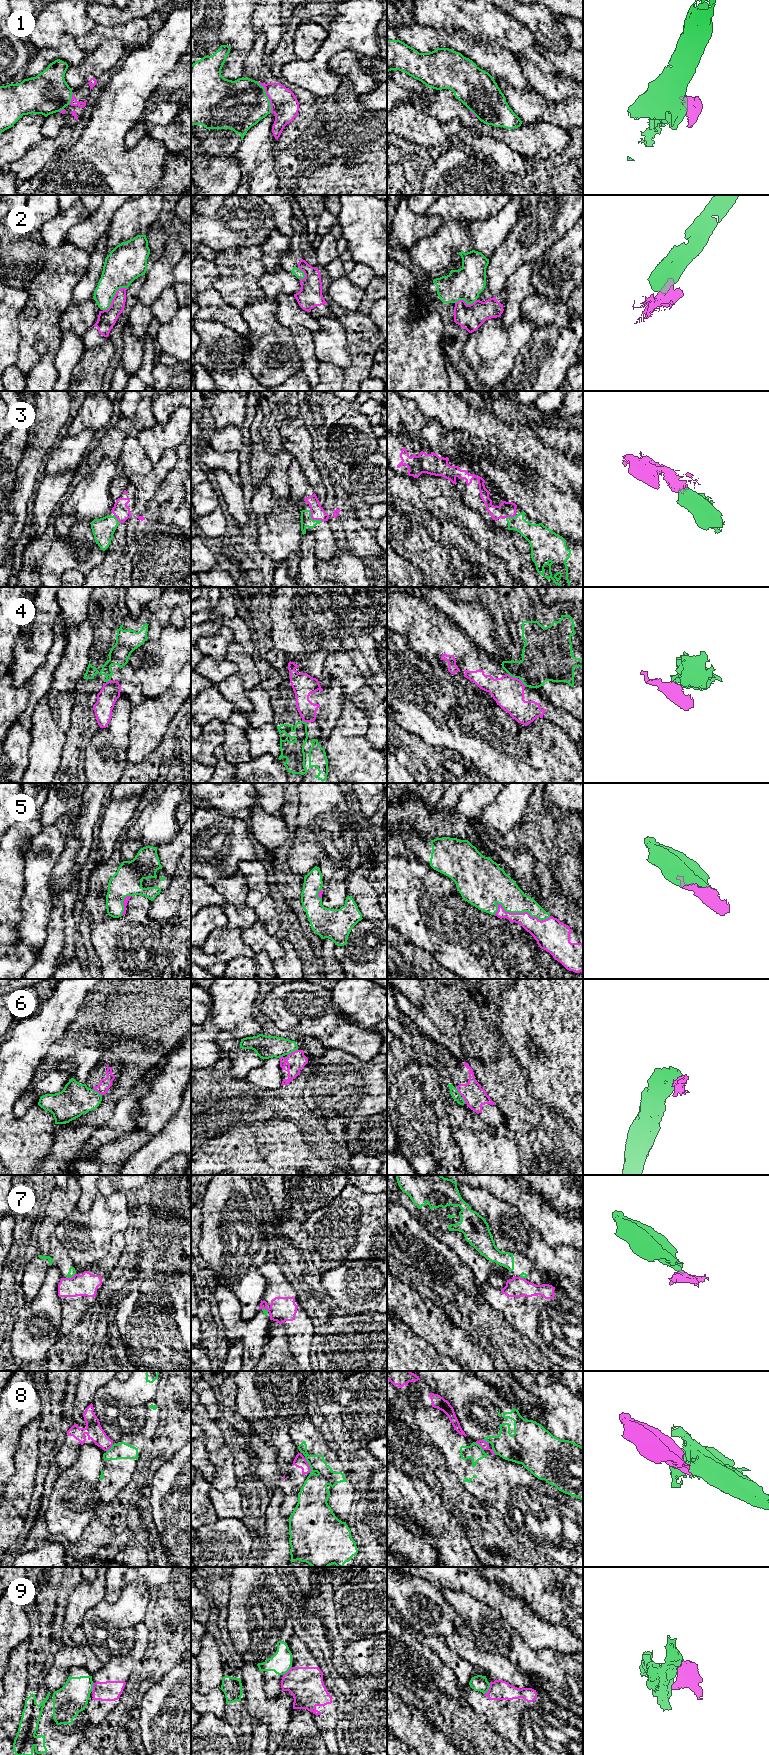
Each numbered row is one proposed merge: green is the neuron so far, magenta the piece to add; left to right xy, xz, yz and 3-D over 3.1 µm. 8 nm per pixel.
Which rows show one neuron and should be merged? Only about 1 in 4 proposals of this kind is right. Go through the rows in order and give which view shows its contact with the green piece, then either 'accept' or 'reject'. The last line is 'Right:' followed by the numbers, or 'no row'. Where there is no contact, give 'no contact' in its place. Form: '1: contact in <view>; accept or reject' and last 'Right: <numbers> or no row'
1: contact in xz; reject
2: contact in xy; reject
3: contact in xz; accept
4: contact in yz; reject
5: contact in yz; accept
6: contact in xz; reject
7: contact in xy; reject
8: contact in xz; reject
9: contact in yz; reject
Right: 3, 5

